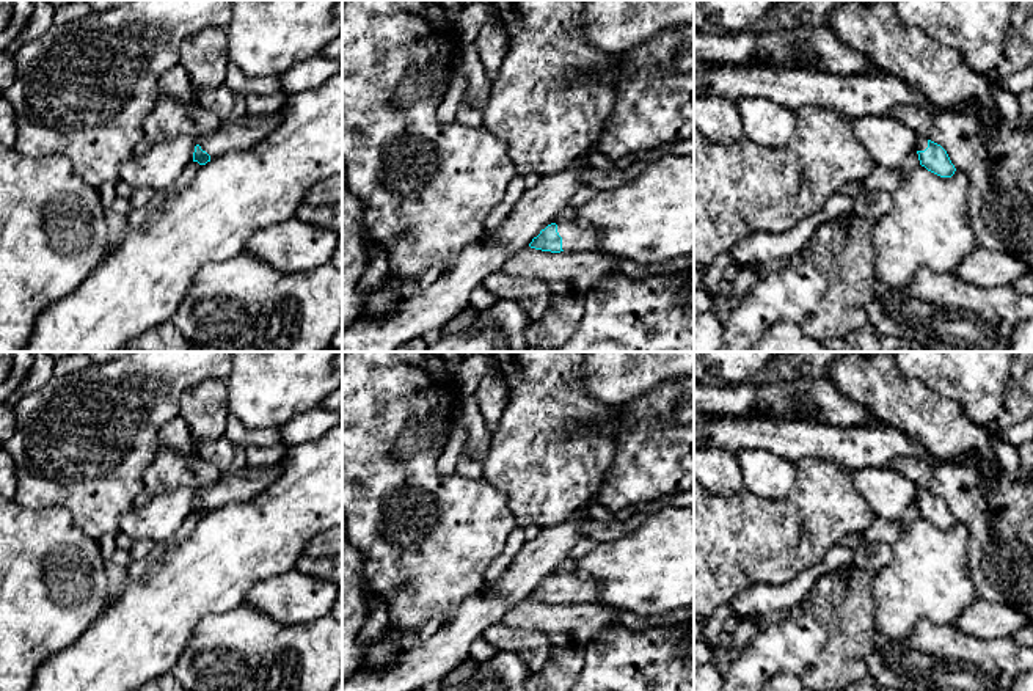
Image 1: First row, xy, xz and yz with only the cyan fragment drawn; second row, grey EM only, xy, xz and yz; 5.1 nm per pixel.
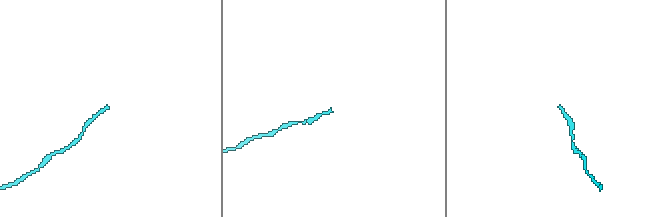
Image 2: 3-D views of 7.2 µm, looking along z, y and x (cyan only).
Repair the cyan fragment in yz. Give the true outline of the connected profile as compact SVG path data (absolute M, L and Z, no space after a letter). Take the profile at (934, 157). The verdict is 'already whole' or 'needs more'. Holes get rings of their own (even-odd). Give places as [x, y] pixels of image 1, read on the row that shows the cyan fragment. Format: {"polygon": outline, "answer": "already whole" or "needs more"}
{"polygon": "M918 137L917 154L920 165L940 177L951 177L956 171L947 151L926 137Z", "answer": "needs more"}

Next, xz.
{"polygon": "M573 221L551 223L529 243L531 248L560 251L601 251L598 231L581 228Z", "answer": "needs more"}

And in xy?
{"polygon": "M281 110L268 116L243 115L237 121L220 122L214 133L199 137L195 146L193 162L206 165L229 151L251 148L265 138L265 135L278 126L279 119Z", "answer": "needs more"}

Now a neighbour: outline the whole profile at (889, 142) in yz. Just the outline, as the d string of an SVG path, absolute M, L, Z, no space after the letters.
M890 115L851 118L857 141L876 165L904 171L907 157L917 151L918 135Z

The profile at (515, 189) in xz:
M515 176L509 185L504 199L493 209L485 223L485 232L495 234L506 217L510 214L516 201L526 192L524 176Z

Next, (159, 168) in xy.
M182 135L152 144L146 154L133 155L119 168L121 181L133 188L148 187L165 195L173 192L177 177L193 163L198 140Z

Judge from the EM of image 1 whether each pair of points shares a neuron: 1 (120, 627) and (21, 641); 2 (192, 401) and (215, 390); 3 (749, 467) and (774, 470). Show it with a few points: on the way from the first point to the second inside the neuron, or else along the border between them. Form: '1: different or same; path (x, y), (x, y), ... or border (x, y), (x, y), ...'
1: different; border (107, 605), (74, 643), (52, 654)
2: same; path (198, 401), (204, 401), (209, 396)
3: same; path (755, 467), (768, 470)

